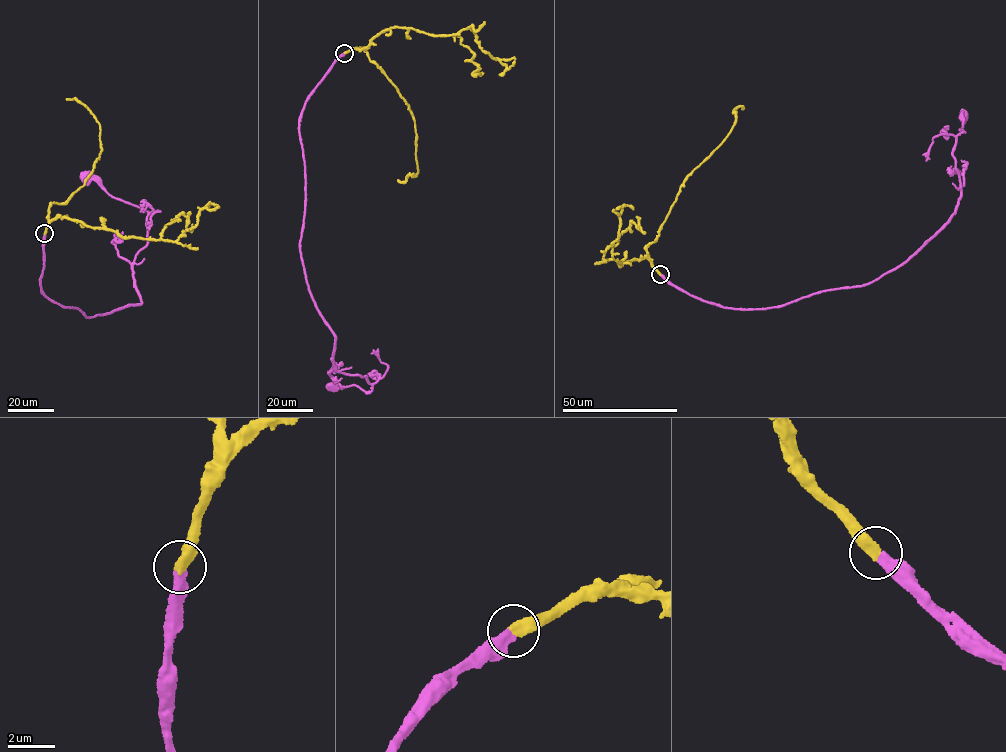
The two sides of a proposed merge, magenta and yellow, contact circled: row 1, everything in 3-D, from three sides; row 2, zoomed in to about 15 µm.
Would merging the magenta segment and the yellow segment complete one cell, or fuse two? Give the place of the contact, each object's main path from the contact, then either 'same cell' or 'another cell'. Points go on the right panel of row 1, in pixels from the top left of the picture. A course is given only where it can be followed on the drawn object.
place (660, 274); course magenta (660, 274), (690, 295), (746, 310), (870, 283), (954, 212), (962, 115); course yellow (660, 274), (645, 257), (617, 263), (620, 266), (604, 258), (617, 239), (624, 205), (616, 209); same cell

